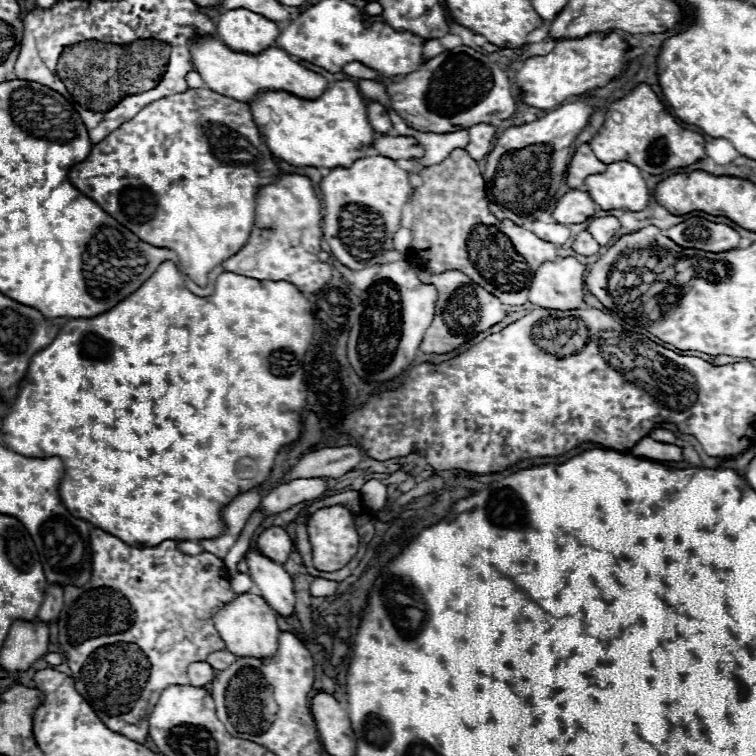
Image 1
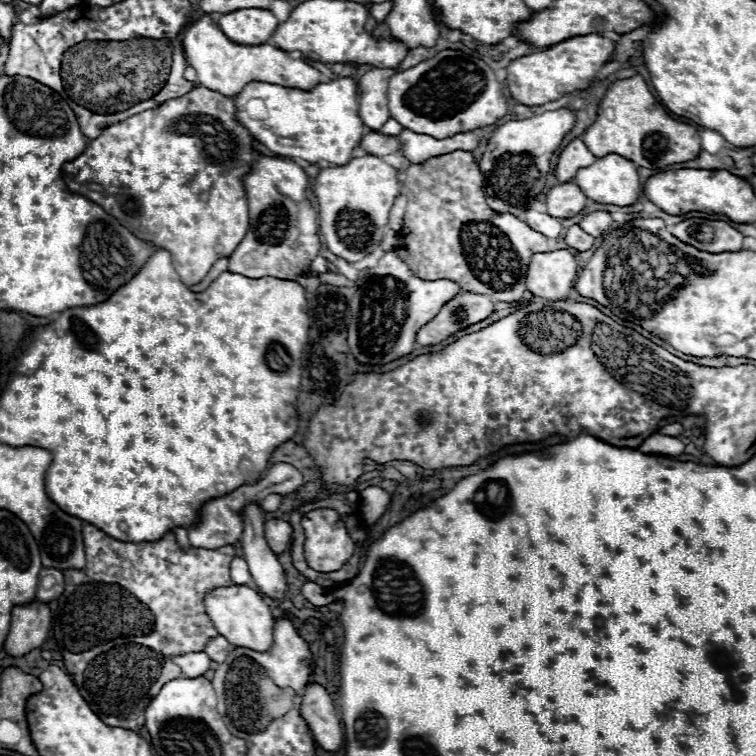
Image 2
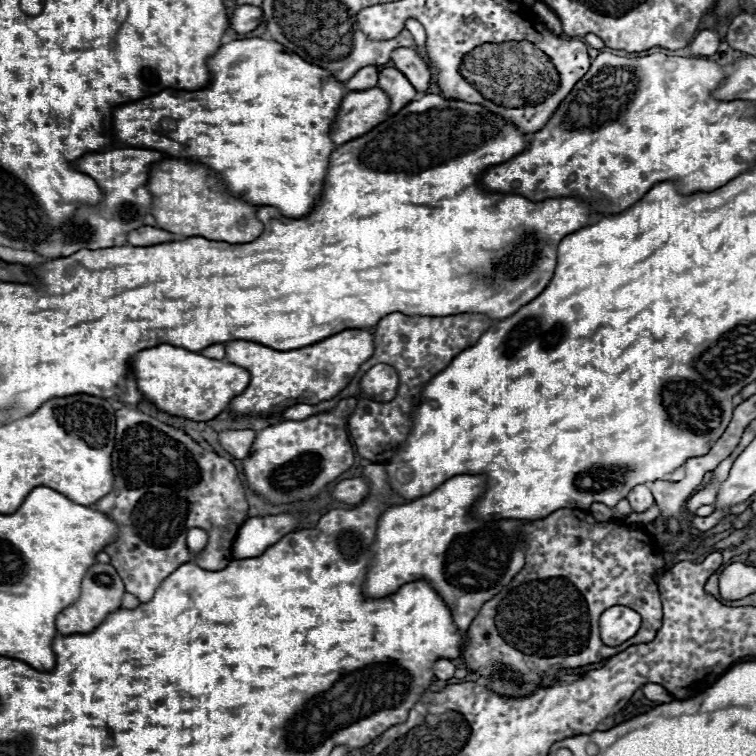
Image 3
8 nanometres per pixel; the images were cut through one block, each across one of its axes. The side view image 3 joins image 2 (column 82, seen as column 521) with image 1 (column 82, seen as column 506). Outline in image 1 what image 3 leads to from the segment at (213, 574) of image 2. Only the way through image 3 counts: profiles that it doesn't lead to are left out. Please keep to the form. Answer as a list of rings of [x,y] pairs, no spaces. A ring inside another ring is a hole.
[[[94,528],[90,532],[90,548],[92,548],[92,576],[90,576],[90,580],[80,588],[76,588],[72,584],[68,584],[64,588],[64,606],[62,606],[62,612],[58,618],[58,644],[62,648],[62,656],[66,658],[66,664],[72,672],[70,676],[74,680],[76,690],[94,708],[98,718],[110,730],[120,732],[126,738],[136,740],[138,744],[144,744],[144,740],[148,736],[148,716],[150,716],[154,704],[158,702],[158,696],[162,694],[162,690],[170,684],[188,684],[188,676],[186,676],[188,664],[190,662],[204,662],[210,652],[224,648],[224,640],[220,638],[220,634],[214,628],[214,612],[234,598],[234,590],[230,586],[230,574],[224,566],[224,560],[220,560],[218,556],[214,556],[210,552],[202,552],[198,556],[186,556],[176,548],[174,540],[164,540],[162,544],[158,544],[154,548],[132,548],[132,546],[124,544],[122,540],[106,534],[104,530]]]

